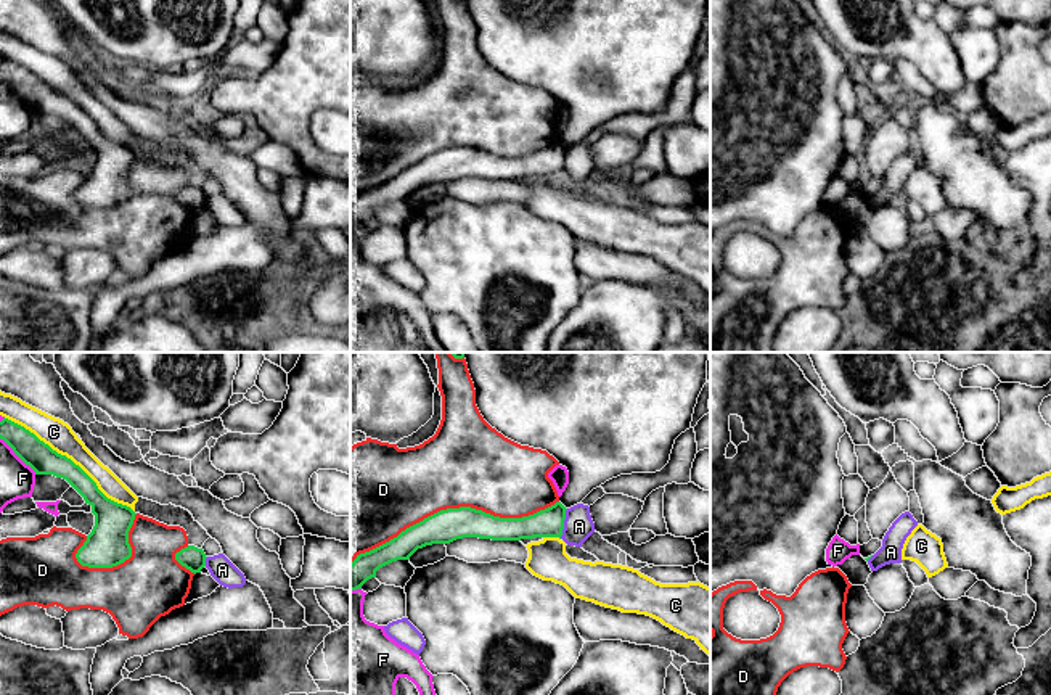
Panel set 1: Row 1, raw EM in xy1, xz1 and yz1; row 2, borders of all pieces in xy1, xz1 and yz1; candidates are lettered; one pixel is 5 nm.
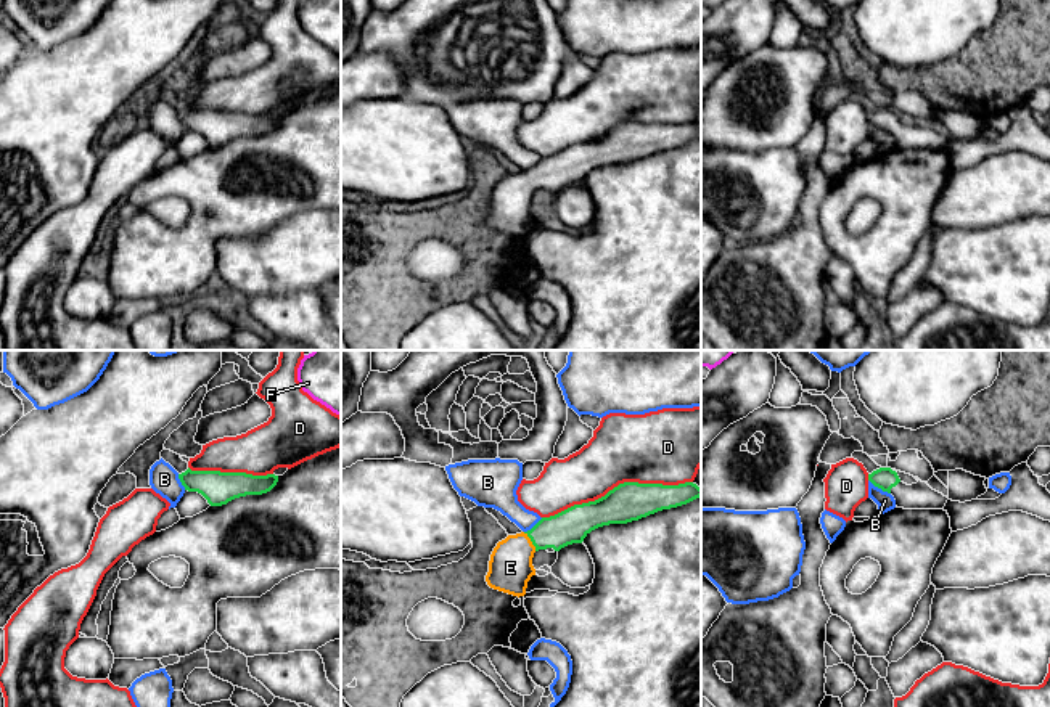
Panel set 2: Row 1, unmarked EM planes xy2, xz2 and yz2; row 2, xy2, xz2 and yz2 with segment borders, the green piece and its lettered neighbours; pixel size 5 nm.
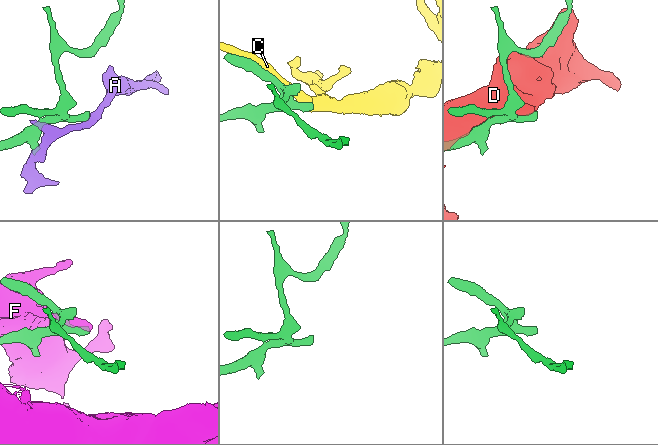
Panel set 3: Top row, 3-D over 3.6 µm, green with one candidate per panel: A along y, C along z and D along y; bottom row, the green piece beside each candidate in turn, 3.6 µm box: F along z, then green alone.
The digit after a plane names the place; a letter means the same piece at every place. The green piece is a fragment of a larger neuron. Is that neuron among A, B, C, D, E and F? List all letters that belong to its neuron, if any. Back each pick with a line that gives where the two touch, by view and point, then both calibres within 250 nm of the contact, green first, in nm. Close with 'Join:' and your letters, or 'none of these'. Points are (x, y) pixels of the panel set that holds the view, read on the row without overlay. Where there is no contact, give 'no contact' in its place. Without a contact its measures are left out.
E: contact xz2 (531, 180); calibres 180 and 220 nm
Join: E

